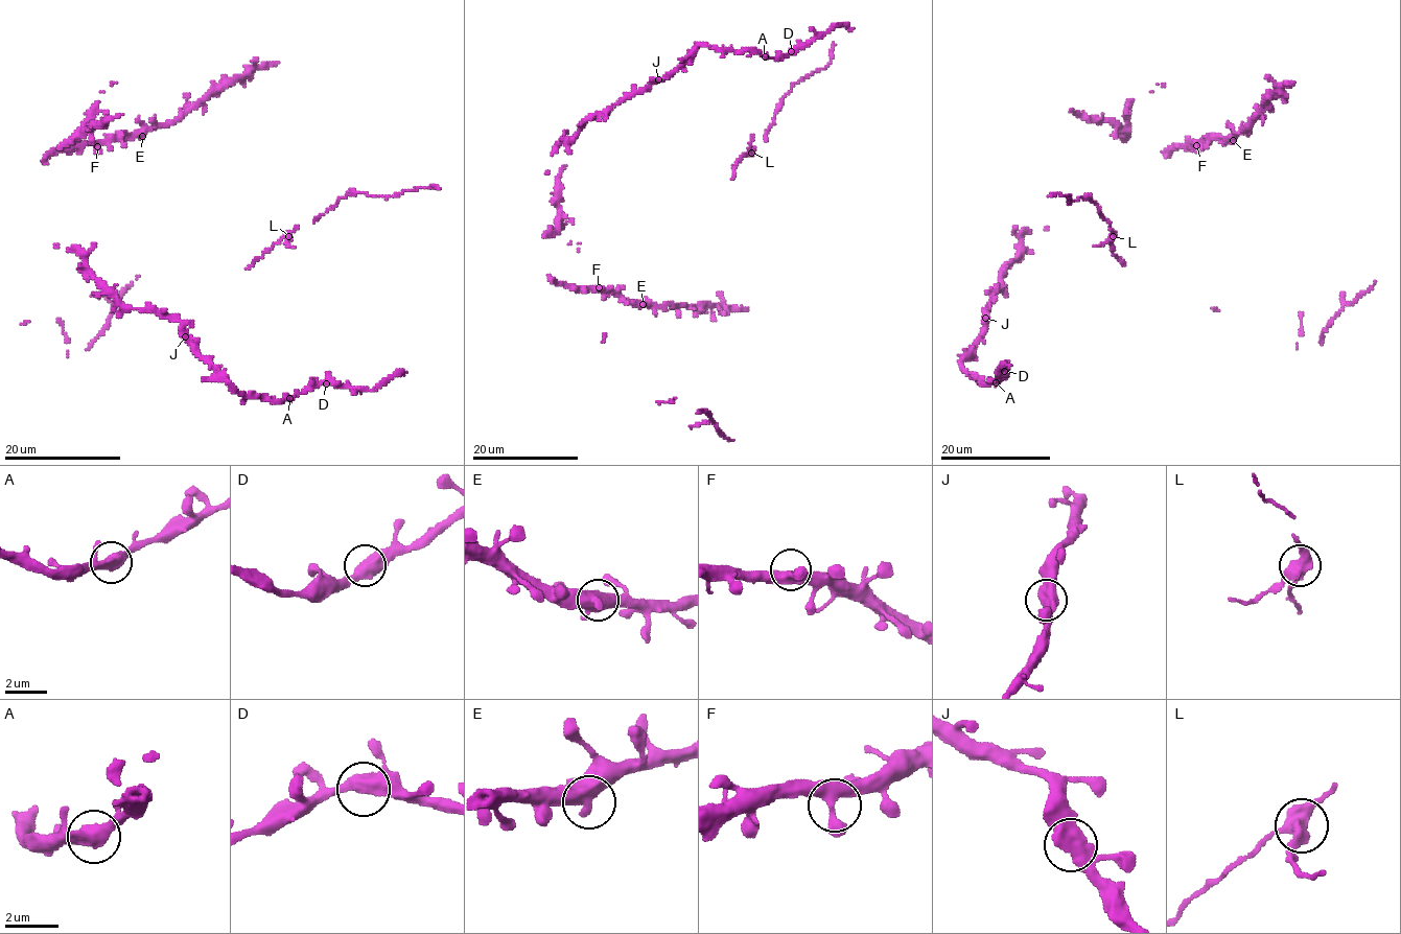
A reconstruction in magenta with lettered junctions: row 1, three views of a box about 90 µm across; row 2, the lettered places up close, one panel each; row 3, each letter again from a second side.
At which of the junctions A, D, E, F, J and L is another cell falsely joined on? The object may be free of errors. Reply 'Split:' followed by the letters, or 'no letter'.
Split: L

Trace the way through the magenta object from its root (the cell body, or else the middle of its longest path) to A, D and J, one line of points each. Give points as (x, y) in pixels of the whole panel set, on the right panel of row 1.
A: (1005, 271), (983, 329), (961, 363), (982, 383), (996, 382)
D: (1005, 271), (983, 329), (961, 363), (982, 383), (1005, 378), (1004, 371)
J: (1005, 271), (985, 318)

